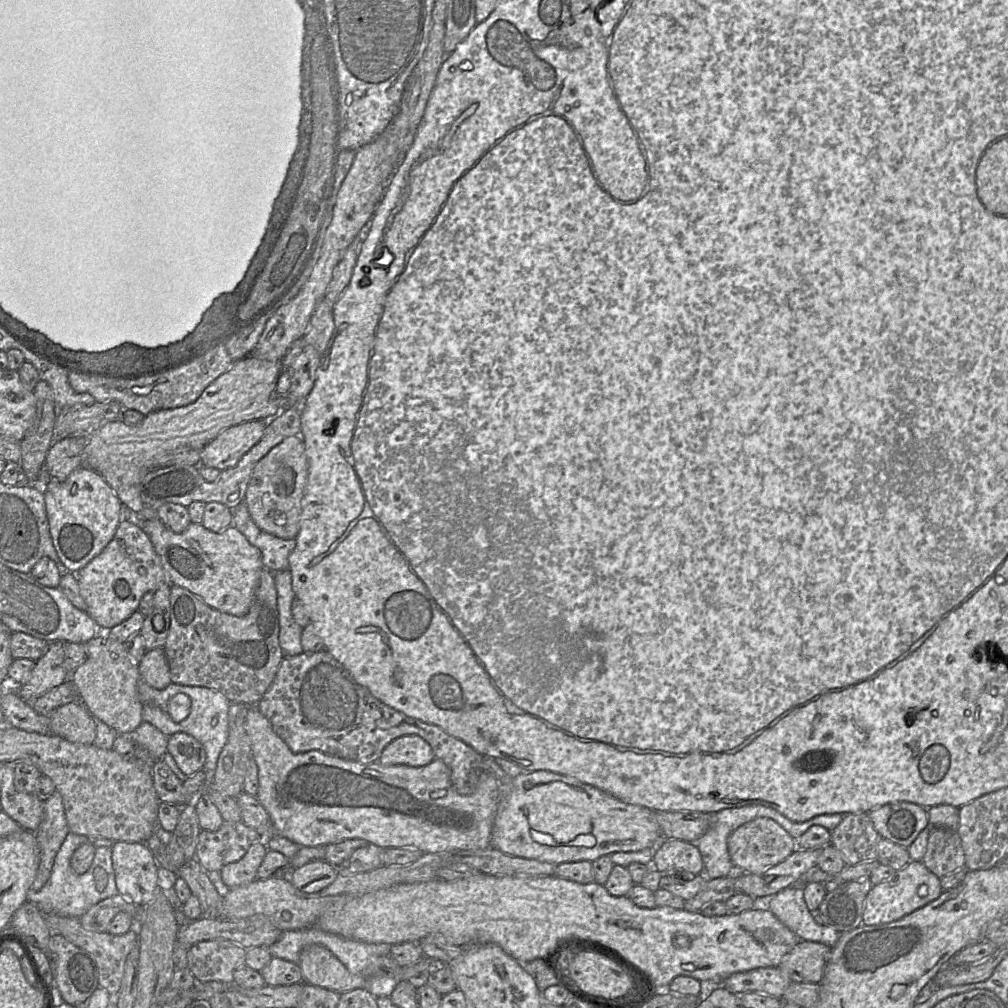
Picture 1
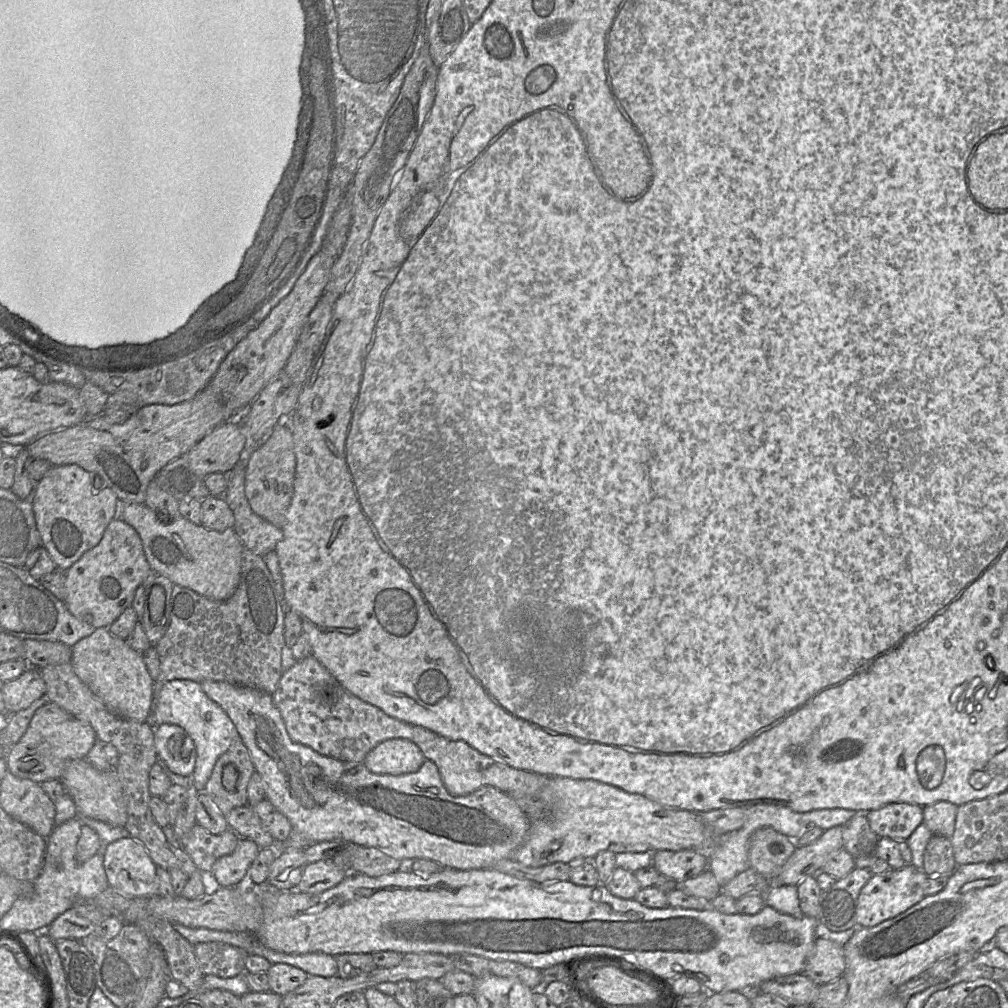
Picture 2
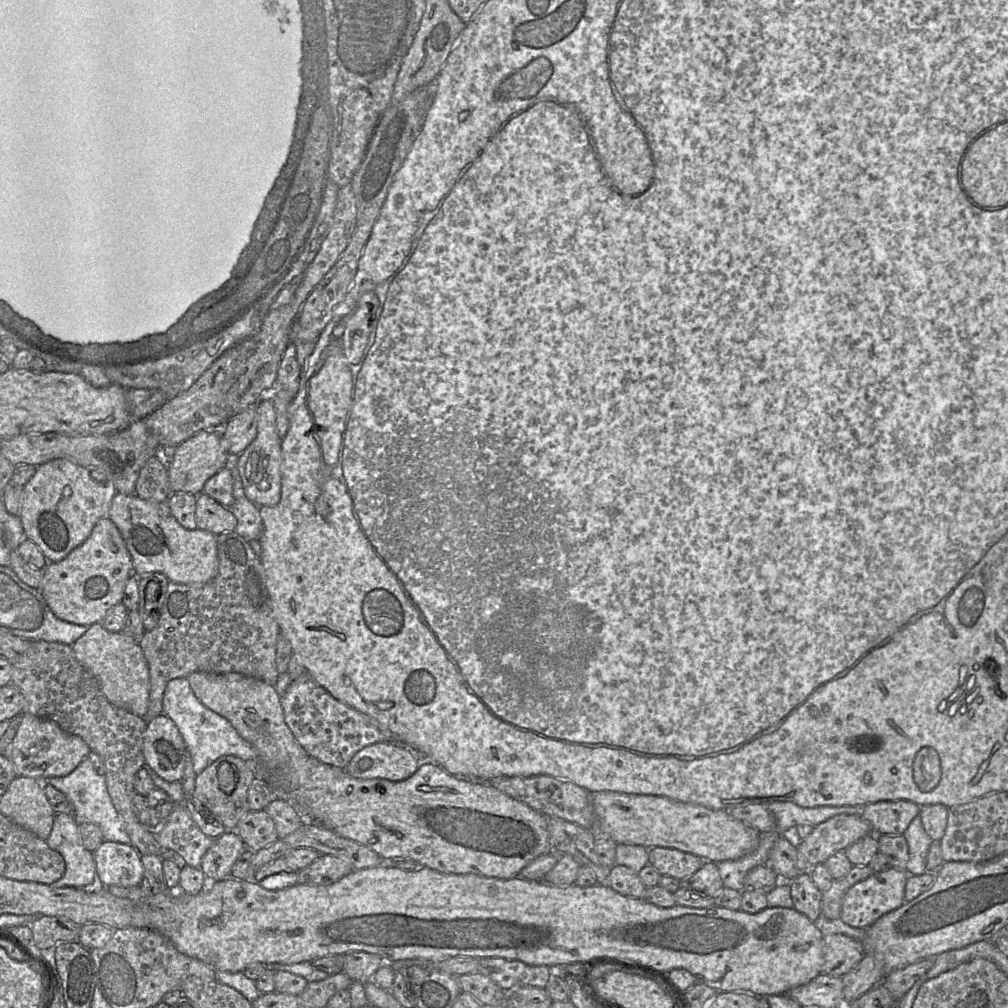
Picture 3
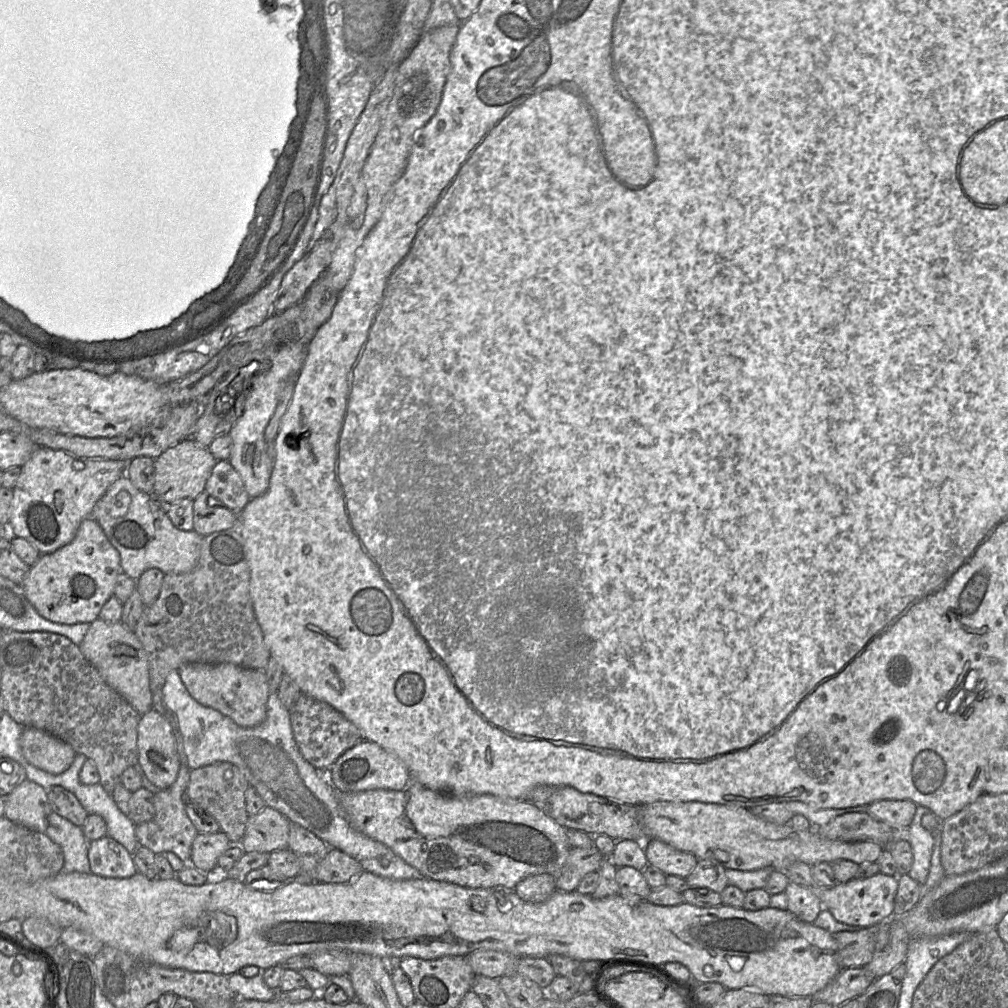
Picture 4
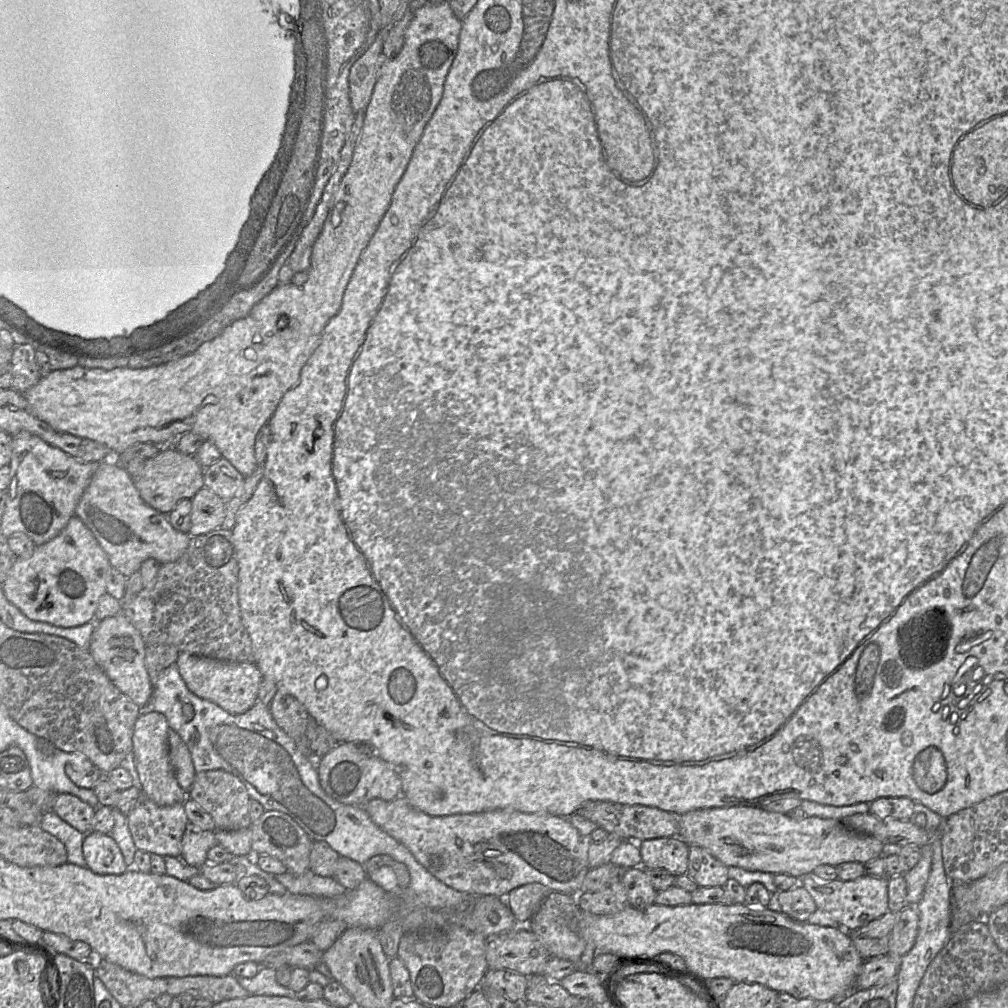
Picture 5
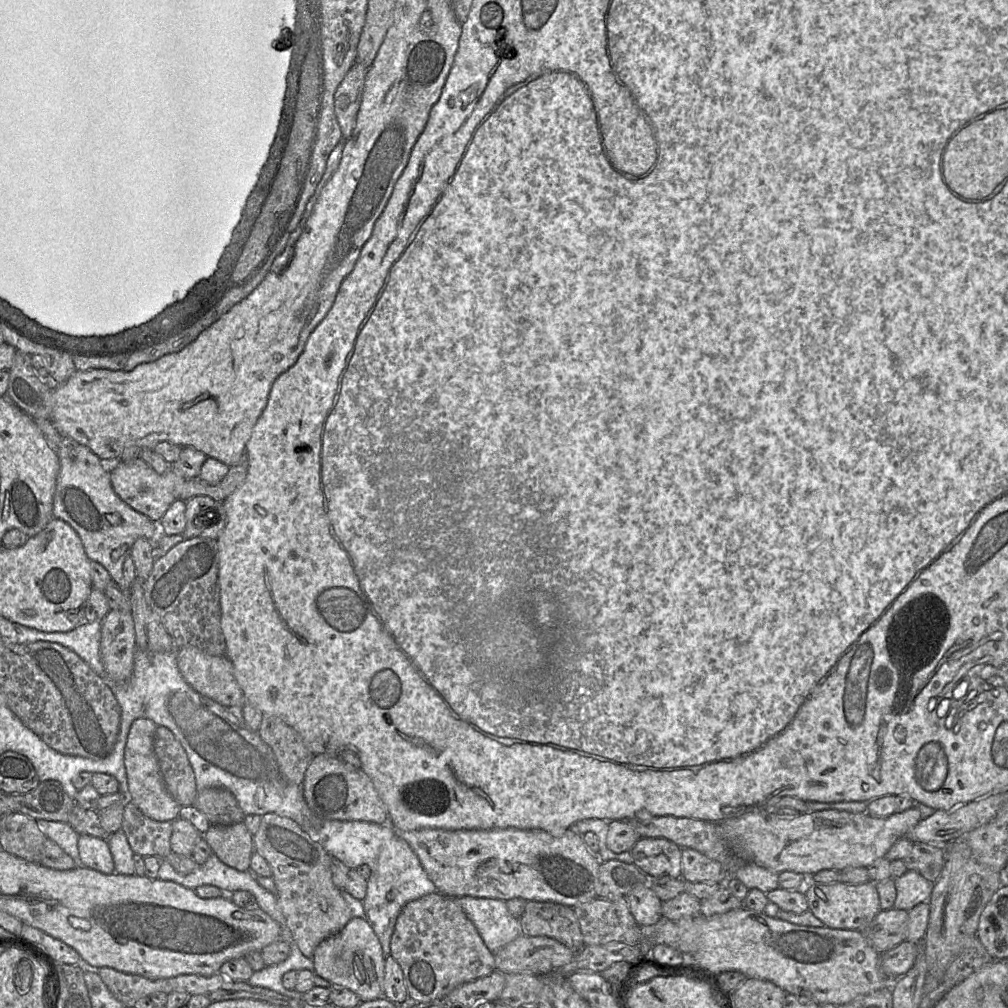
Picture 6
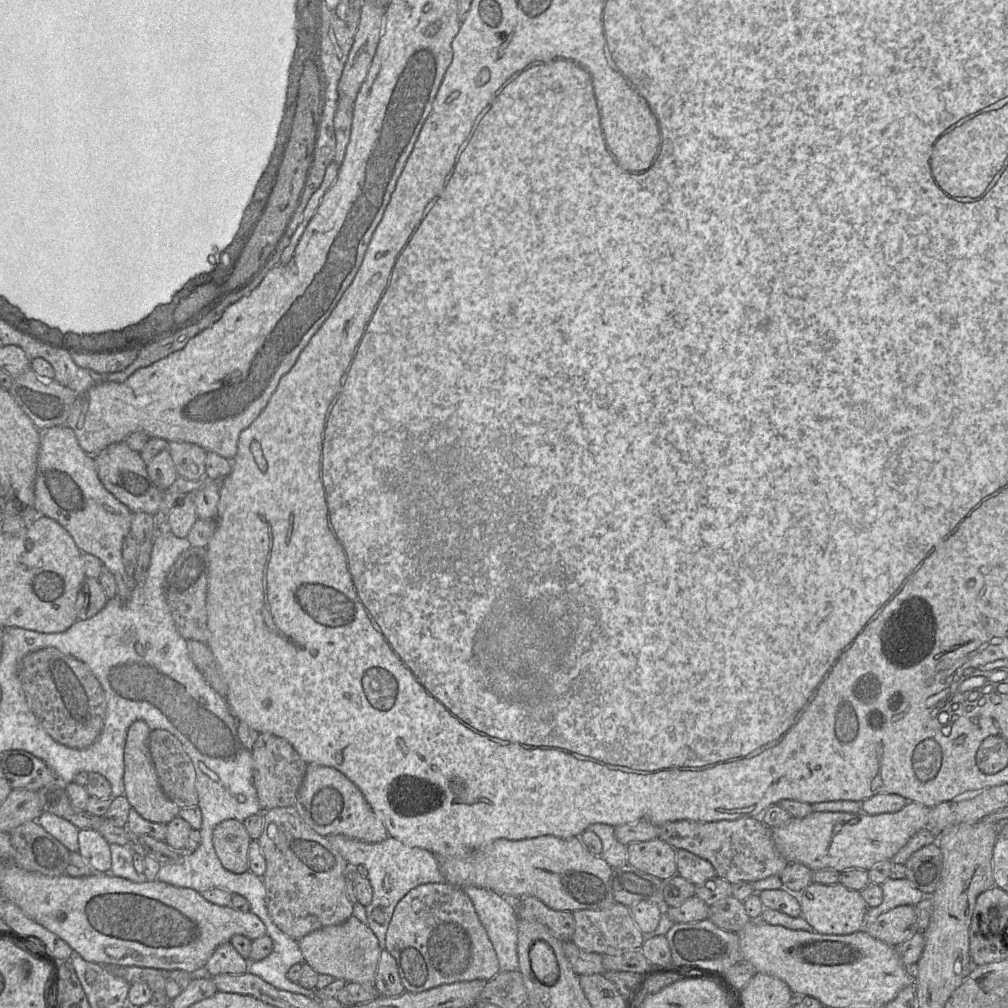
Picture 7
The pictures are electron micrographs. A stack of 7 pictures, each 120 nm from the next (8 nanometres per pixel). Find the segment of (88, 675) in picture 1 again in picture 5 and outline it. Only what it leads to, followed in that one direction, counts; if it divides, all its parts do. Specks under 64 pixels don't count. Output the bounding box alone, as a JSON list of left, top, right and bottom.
[89,613,153,707]

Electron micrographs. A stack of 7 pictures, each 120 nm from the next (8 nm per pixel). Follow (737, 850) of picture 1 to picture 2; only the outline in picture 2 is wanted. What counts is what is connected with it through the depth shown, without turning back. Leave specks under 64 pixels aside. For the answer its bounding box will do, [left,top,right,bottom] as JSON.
[749,827,797,877]

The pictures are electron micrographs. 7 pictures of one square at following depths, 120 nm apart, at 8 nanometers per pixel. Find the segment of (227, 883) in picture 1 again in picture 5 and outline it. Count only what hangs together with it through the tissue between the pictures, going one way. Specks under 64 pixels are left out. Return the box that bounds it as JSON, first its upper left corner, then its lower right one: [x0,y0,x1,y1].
[180,822,217,868]

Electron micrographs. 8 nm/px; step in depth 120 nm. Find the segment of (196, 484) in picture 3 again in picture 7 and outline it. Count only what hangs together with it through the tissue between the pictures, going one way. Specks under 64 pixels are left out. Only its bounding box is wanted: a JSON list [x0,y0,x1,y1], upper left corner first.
[94,441,164,516]

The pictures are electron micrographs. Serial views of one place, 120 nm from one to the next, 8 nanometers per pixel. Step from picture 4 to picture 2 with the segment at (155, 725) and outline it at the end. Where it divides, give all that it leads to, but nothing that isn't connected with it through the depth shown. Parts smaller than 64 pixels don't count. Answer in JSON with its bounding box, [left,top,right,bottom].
[154,724,196,778]

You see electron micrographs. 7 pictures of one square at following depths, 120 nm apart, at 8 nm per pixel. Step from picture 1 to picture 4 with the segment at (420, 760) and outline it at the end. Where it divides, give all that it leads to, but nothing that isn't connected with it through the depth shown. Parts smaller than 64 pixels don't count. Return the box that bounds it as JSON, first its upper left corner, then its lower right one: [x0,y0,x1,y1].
[325,740,410,793]

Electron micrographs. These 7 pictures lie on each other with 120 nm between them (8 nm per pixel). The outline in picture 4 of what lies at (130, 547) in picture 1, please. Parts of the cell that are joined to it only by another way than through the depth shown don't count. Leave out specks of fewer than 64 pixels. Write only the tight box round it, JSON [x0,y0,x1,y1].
[19,517,124,624]

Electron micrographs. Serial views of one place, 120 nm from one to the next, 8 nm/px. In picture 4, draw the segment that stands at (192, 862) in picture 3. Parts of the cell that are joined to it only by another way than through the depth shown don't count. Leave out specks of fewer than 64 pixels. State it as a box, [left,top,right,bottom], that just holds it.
[135,762,199,866]

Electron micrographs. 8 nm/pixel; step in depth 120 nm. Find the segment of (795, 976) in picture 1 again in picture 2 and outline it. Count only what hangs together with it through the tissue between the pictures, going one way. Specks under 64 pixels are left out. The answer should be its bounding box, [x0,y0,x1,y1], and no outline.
[802,938,844,985]

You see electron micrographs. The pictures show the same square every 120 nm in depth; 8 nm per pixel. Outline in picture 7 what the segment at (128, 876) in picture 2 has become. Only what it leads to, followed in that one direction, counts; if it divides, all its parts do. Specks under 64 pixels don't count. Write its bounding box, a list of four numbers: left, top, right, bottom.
[78,830,110,874]

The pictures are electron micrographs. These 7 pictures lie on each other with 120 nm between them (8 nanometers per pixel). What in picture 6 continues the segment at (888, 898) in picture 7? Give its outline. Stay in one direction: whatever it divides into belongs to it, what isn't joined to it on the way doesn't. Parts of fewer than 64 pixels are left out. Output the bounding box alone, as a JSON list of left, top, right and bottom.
[894,870,933,910]

